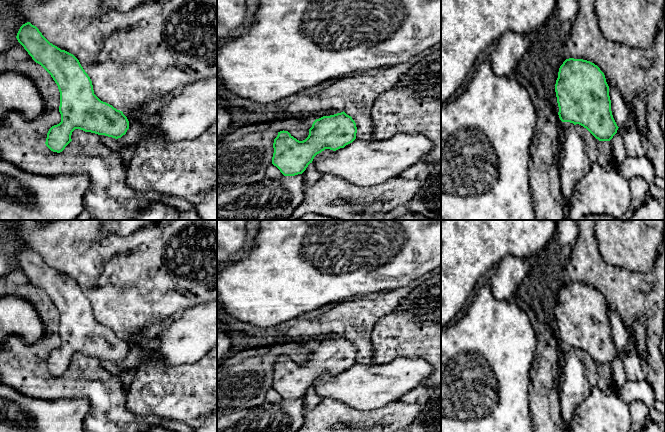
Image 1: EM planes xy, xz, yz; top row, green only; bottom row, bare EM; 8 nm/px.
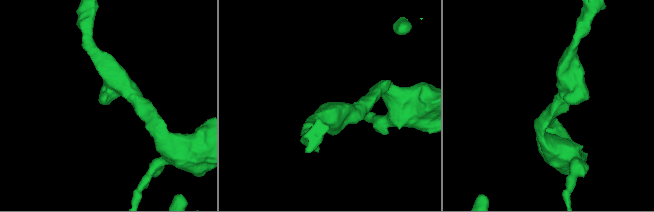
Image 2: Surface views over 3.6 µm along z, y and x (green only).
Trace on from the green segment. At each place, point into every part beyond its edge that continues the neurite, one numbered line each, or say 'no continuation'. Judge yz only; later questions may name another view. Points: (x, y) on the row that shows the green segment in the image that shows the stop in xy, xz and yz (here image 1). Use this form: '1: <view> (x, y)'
no continuation

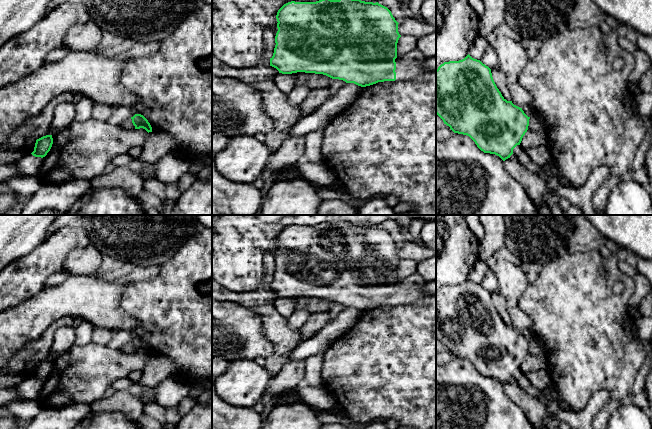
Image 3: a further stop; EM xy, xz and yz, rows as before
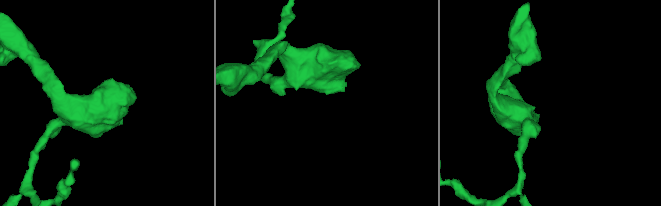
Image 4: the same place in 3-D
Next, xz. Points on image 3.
1: xz (409, 71)

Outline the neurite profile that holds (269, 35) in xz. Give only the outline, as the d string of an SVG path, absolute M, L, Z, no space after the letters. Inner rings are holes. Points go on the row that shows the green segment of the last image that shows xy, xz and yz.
M266 28L263 31L263 42L264 42L264 56L266 58L272 58L273 53L274 53L274 48L275 48L275 36L276 36L276 31Z

